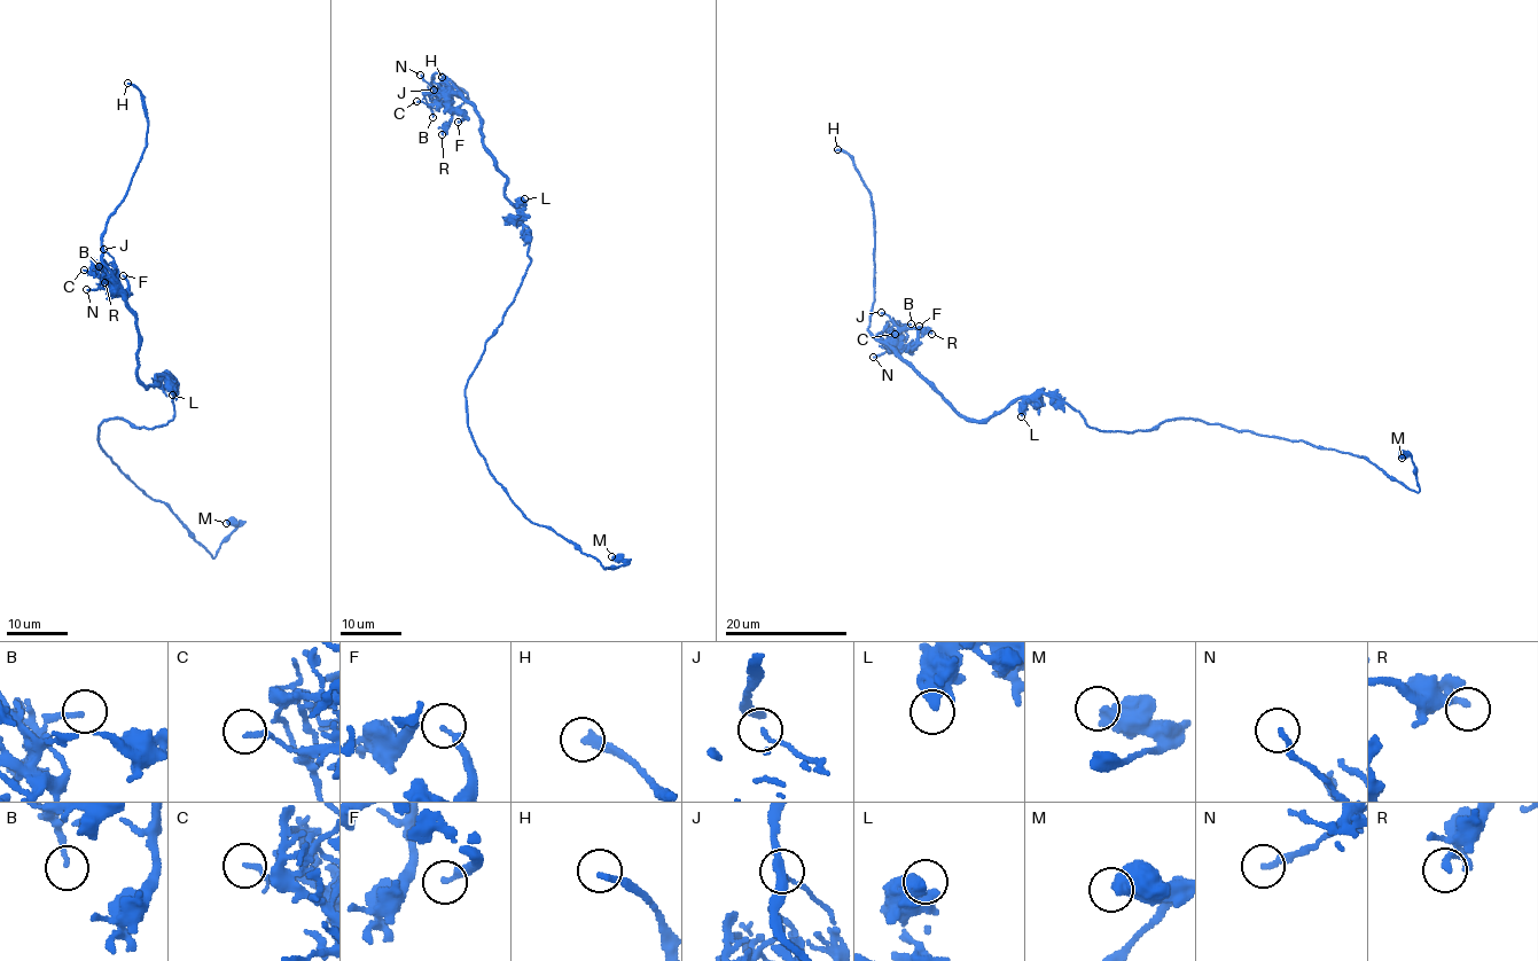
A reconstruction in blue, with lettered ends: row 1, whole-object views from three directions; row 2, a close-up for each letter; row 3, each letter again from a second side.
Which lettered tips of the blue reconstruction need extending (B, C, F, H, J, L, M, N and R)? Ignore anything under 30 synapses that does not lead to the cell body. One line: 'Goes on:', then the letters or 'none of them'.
Goes on: H

